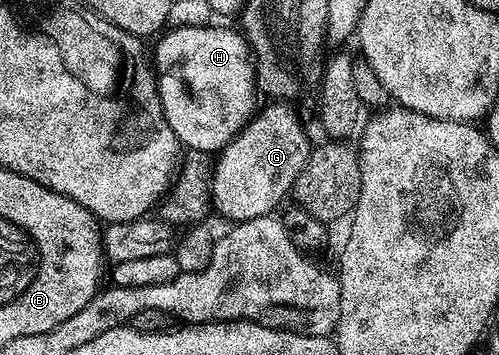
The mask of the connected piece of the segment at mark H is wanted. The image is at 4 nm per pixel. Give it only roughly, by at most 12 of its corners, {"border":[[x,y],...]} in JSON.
{"border":[[176,27],[152,63],[183,148],[218,153],[254,118],[235,28]]}

